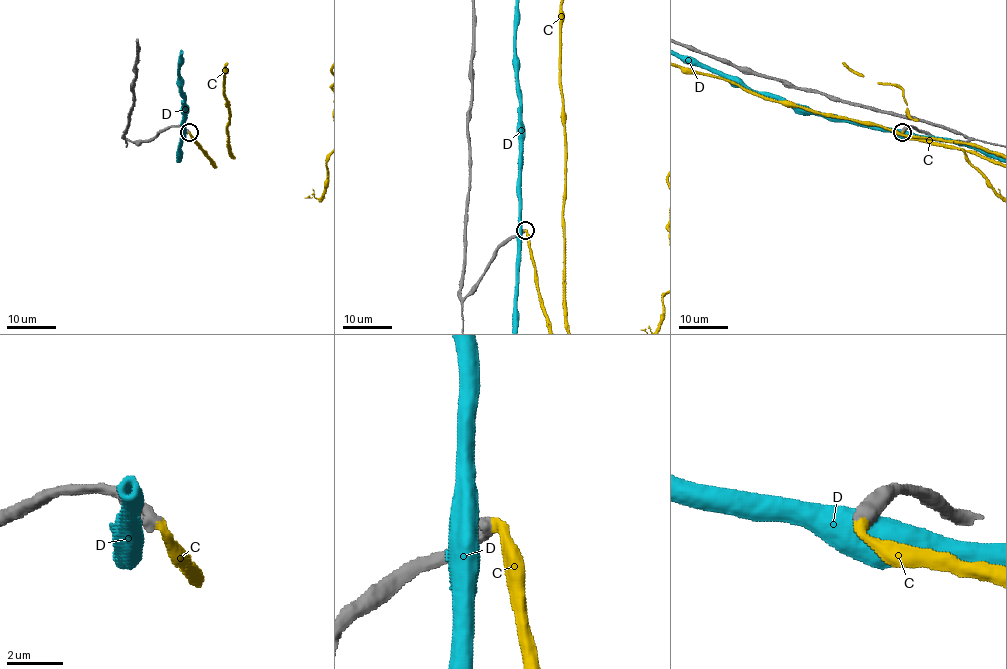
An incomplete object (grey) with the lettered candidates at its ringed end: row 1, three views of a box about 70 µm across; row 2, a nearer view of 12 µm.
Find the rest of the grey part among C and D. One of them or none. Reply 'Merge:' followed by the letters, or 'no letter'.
Merge: C

